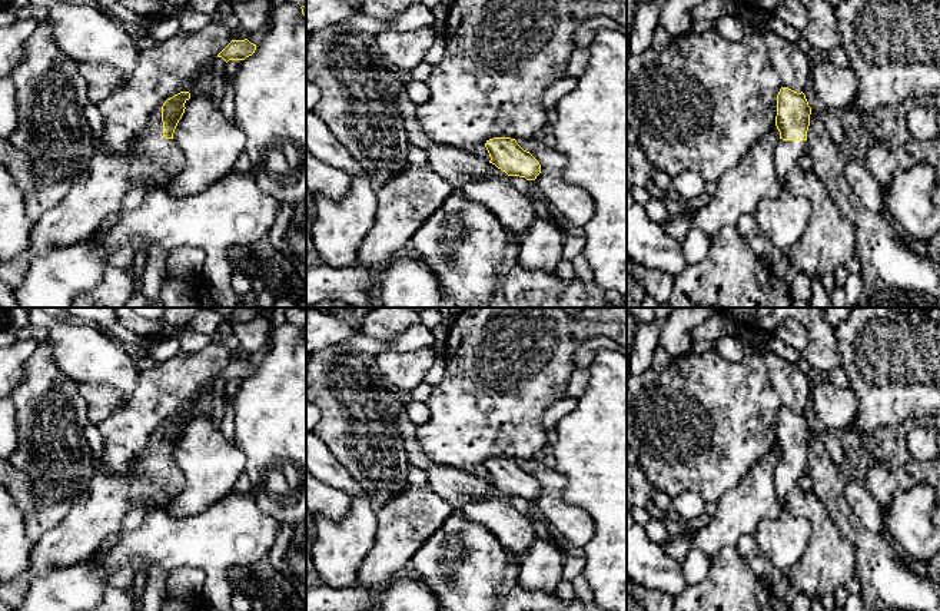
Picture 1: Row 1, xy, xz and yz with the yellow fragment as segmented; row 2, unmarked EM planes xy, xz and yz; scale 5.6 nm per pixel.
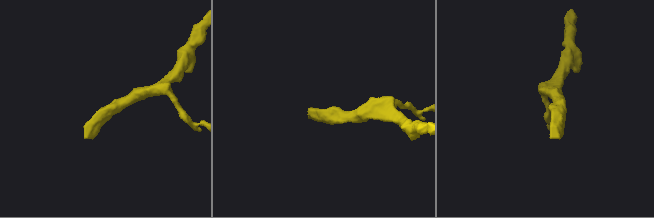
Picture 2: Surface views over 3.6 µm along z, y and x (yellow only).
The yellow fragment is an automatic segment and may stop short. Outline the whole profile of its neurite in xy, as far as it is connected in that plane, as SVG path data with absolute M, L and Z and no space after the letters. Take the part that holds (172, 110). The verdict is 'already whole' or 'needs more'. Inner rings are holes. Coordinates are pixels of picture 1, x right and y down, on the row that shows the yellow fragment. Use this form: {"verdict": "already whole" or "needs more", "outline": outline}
{"verdict": "needs more", "outline": "M189 92L167 99L129 153L96 149L69 193L36 222L30 249L0 262L0 280L10 290L21 283L34 256L89 239L107 216L120 212L122 200L132 189L162 187L183 167L185 156L173 133L189 99Z"}

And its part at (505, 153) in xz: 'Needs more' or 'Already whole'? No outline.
Already whole

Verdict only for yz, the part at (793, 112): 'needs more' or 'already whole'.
needs more

